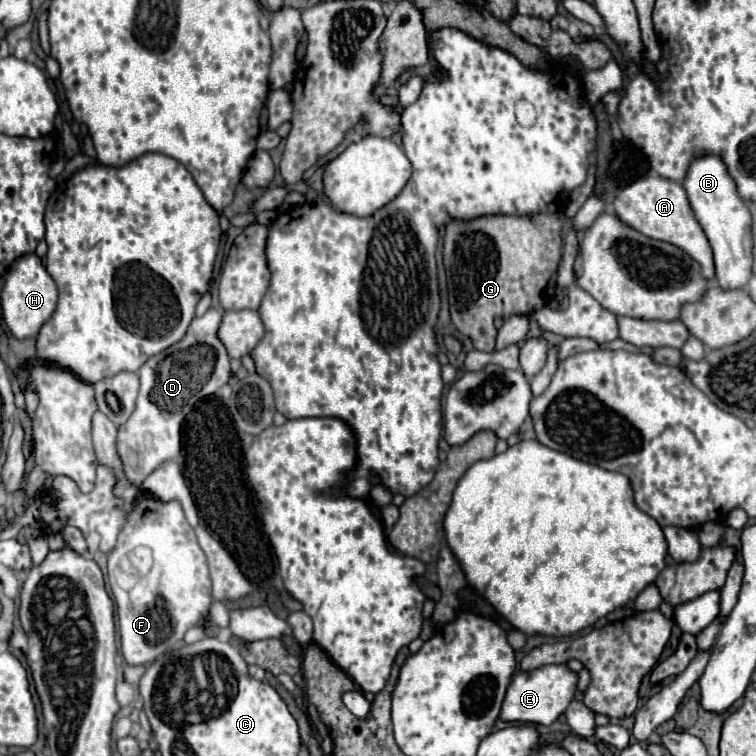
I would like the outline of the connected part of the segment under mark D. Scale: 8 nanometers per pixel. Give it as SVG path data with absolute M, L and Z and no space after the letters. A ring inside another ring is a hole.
M209 308L201 318L193 318L183 340L163 350L161 354L151 356L151 360L147 360L147 364L143 364L139 370L141 390L137 408L127 424L119 426L117 434L119 456L127 468L127 478L135 486L141 486L145 476L149 476L159 464L179 456L183 418L201 398L215 394L221 386L227 384L231 376L229 354L217 336L221 320L223 310Z

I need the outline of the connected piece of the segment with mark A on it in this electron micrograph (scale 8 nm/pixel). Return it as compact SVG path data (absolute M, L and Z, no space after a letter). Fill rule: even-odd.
M645 176L629 184L613 202L615 214L631 228L643 232L645 236L651 236L653 240L669 242L673 246L679 246L683 252L687 252L695 262L701 264L701 274L705 280L715 278L715 264L713 264L713 252L709 246L709 240L705 238L703 228L699 228L699 222L695 220L691 206L687 204L687 194L683 192L681 182L673 182L661 176Z

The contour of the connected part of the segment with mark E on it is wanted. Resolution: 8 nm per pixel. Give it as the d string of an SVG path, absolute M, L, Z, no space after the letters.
M551 664L547 668L537 668L535 672L519 672L507 688L499 718L503 722L531 722L549 726L567 710L567 704L573 700L575 680L577 674L571 672L565 664L563 666Z

